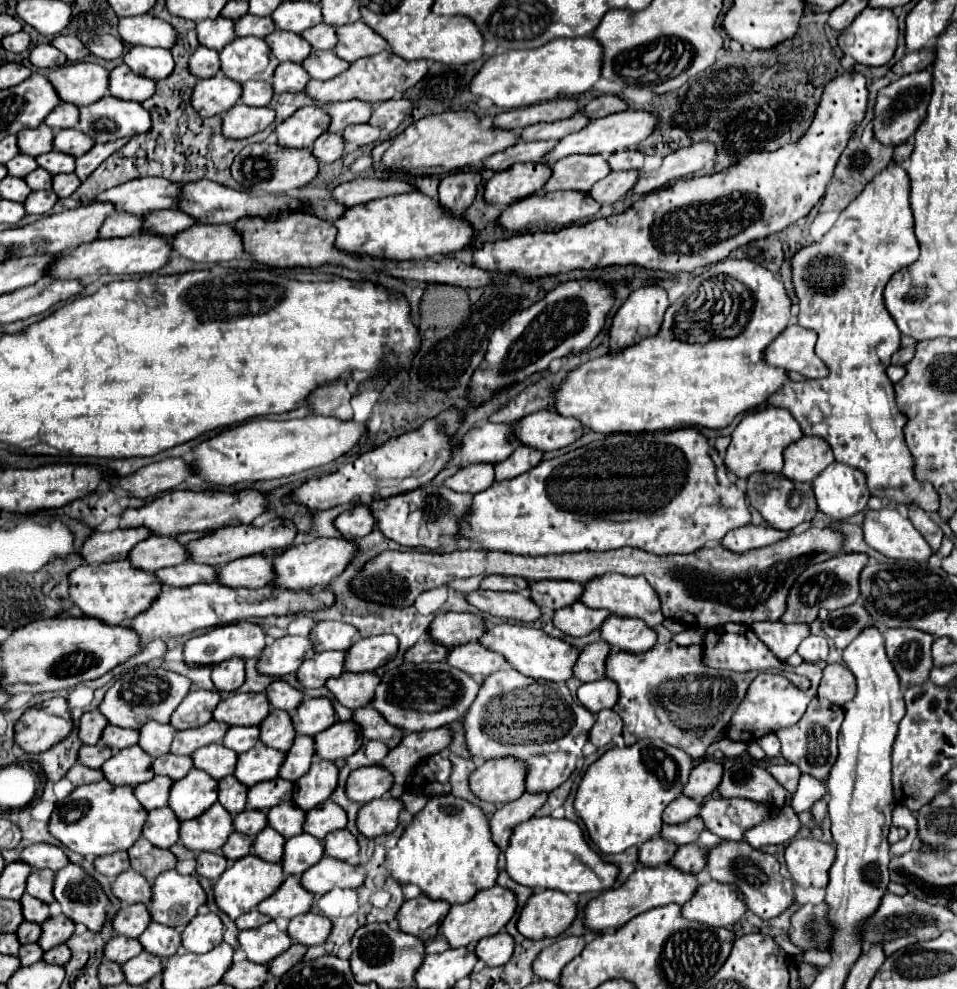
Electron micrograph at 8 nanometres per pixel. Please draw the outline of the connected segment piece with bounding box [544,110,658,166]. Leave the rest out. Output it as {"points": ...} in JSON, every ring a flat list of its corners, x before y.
{"points":[[624,110,624,112,618,112,618,114,610,114,610,116,604,116,604,118,598,118,598,120,590,120,586,124,586,128,582,128,580,132,572,132,570,136,562,138,548,154,546,154,546,160,544,164,552,164,564,156,570,156,570,154,612,154,616,152,618,148,626,148,626,146,634,146,634,144,640,144,646,136,650,136,654,132,654,128,658,126,658,118,654,114,648,114,648,112,638,112,638,110]]}

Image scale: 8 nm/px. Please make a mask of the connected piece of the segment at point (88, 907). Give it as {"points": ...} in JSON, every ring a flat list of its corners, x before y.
{"points":[[68,864,54,876,54,898,60,902,62,912,82,922,90,930,100,930,106,920,108,898,100,884,90,878,80,866]]}

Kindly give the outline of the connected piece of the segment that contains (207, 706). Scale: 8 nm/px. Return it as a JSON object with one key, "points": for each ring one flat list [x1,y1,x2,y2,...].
{"points":[[190,690,188,696,182,700,182,704,174,710,174,716,170,718,170,724,176,730,198,728,198,726,212,720,212,710,218,702,220,702,218,692]]}

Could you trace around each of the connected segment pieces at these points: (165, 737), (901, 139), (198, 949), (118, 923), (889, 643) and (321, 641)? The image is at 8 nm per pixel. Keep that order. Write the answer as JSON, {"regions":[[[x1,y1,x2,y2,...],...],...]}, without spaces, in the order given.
{"regions":[[[150,720,150,724,144,724,138,734,138,746,150,754,152,758,158,758,158,756,164,756,170,752,170,744,172,744,172,738,174,738,174,728,170,724,158,724,154,720]],[[928,70,902,76,898,80,890,82,886,88,882,88,878,92,878,96,876,96,874,118,872,118,874,138,878,142,882,142,884,146,904,144,918,130,918,126,922,124,922,120,926,118,930,90,932,90,932,74]],[[216,914,196,916,182,932,182,946,186,952,204,954,222,944,224,926]],[[122,904,112,918,112,932,126,938,138,938,150,924,150,914,144,904]],[[890,628,884,632,886,654,900,676,900,682,922,684,932,670,930,646,934,638,914,628]],[[318,622,310,632,310,640,314,640,314,650,348,650,352,646,358,630,344,622]]]}

